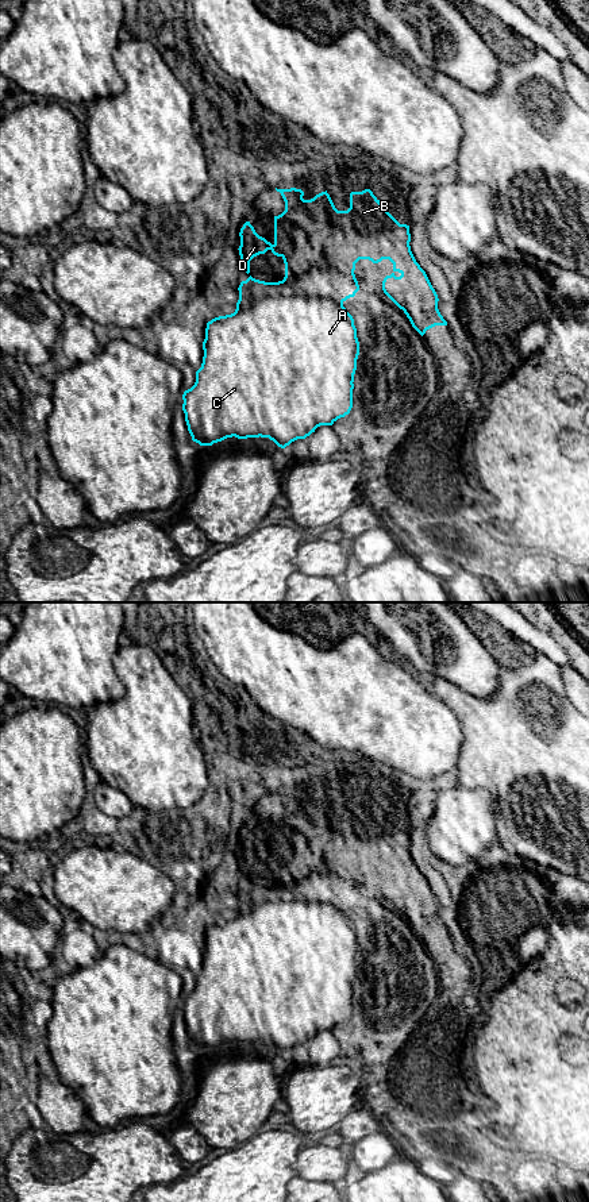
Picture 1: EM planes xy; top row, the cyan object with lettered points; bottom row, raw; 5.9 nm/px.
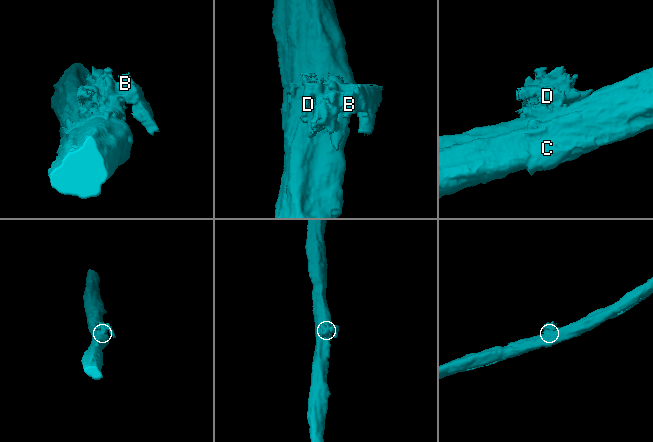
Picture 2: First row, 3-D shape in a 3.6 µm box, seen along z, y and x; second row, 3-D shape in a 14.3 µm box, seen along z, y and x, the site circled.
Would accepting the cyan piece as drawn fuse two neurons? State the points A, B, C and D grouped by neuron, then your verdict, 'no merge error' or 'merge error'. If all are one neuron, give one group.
A C / B D; merge error

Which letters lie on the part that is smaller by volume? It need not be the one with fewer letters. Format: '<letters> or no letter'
B, D

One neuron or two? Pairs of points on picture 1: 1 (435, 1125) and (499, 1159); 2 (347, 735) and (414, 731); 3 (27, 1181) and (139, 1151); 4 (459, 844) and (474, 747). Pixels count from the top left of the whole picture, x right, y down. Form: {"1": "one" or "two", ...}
{"1": "one", "2": "one", "3": "one", "4": "two"}

